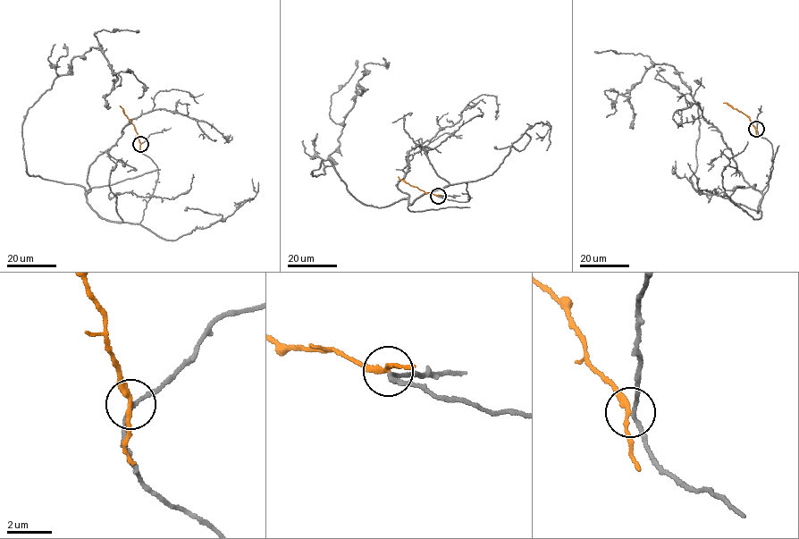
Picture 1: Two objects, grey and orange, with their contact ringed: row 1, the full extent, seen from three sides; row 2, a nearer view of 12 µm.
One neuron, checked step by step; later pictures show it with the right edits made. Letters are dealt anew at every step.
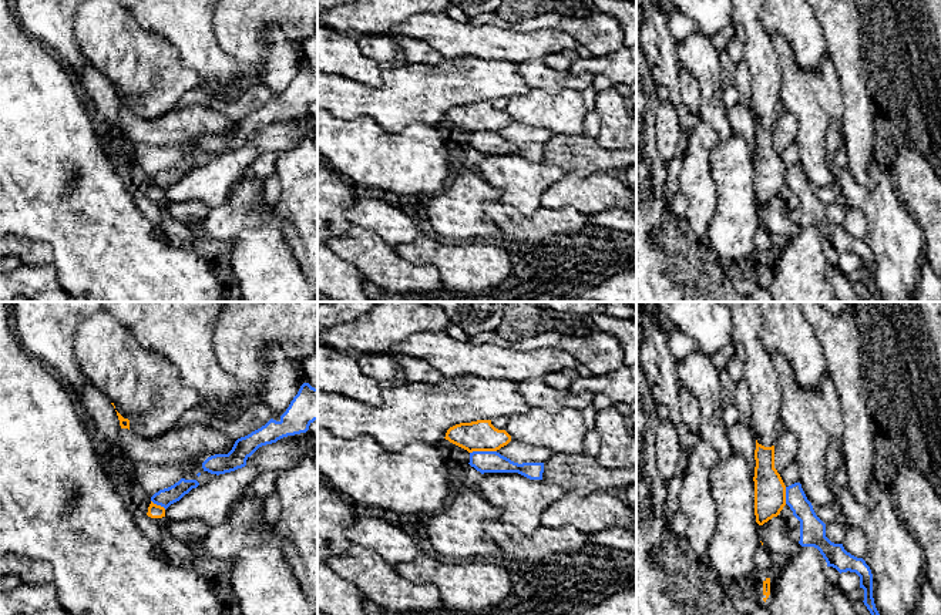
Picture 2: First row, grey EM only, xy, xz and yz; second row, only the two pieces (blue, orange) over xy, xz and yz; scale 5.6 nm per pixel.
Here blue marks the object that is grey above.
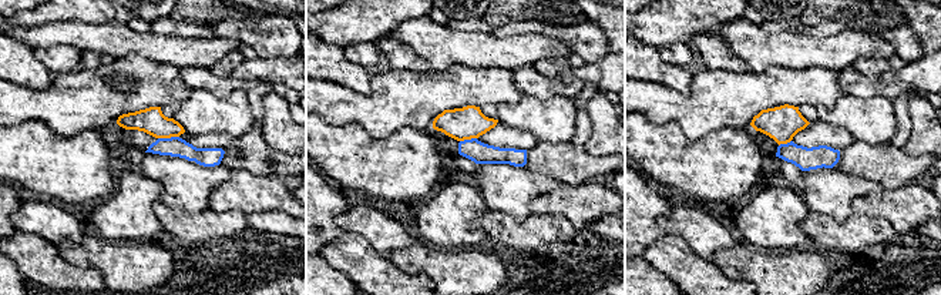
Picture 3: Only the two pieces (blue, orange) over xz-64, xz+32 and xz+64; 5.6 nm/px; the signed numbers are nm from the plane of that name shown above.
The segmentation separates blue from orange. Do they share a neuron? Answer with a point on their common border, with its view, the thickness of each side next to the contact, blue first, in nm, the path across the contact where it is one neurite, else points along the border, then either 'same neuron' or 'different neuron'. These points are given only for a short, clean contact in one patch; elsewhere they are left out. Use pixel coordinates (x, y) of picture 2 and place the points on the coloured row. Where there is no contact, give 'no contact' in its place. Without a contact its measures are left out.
meets blue in xz at (483, 451); 130 nm thick on the blue side, 180 nm on the other; border along xz (496, 450), (473, 450), (470, 453); different neuron

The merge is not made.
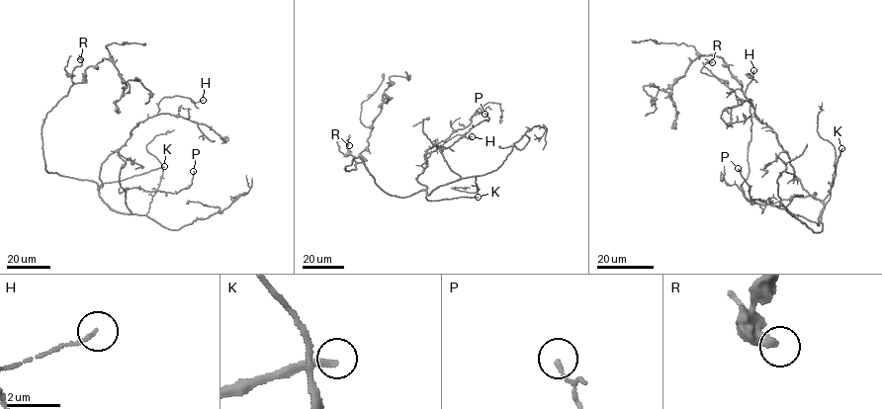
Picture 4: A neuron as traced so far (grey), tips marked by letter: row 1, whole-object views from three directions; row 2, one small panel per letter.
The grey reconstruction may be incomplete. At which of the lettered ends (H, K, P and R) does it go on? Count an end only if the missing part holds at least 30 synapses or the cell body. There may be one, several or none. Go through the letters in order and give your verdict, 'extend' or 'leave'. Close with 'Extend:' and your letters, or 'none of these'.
H: leave
K: extend
P: leave
R: leave
Extend: K

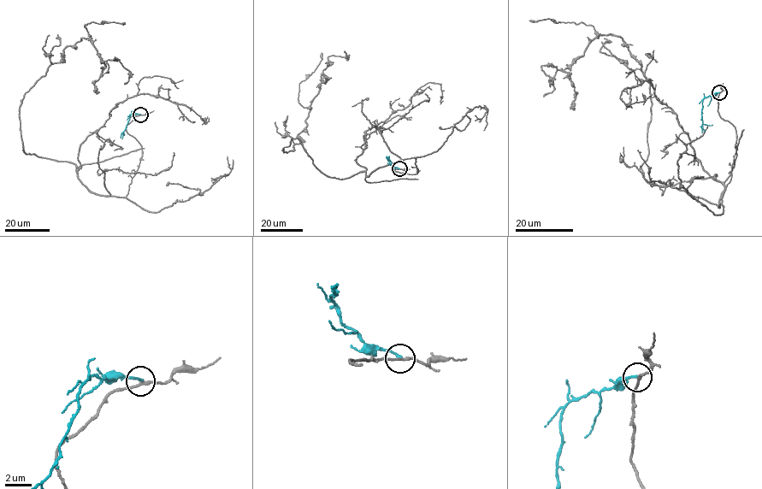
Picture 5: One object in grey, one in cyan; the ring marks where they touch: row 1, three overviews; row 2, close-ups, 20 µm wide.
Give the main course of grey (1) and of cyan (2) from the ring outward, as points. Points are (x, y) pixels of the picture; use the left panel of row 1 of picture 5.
1: (140, 114), (125, 197), (24, 151), (21, 100), (67, 46), (91, 39), (124, 84)
2: (140, 114), (132, 114), (124, 134)

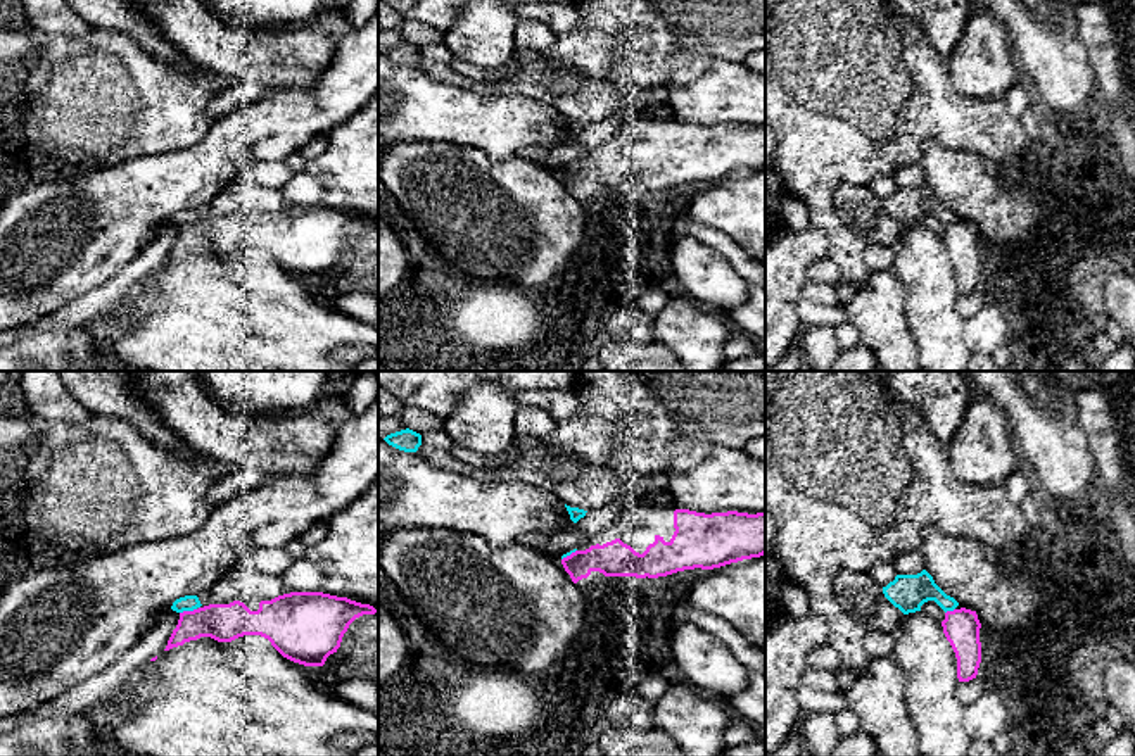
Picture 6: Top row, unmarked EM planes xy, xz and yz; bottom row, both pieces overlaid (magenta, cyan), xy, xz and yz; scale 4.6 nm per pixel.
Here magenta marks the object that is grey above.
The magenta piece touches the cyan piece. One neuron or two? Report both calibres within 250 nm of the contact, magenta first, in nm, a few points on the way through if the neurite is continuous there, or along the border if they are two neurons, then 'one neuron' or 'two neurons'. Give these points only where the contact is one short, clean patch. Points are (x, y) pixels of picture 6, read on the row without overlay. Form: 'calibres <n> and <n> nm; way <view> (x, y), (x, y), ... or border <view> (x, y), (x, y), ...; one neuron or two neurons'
calibres 180 and 80 nm; border xy (196, 221), (180, 226); two neurons

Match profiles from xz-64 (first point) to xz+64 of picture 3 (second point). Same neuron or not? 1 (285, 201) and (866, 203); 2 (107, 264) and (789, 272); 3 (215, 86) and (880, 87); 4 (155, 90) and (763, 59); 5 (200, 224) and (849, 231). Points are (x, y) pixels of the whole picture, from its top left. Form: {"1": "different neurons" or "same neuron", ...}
{"1": "same neuron", "2": "same neuron", "3": "same neuron", "4": "different neurons", "5": "same neuron"}

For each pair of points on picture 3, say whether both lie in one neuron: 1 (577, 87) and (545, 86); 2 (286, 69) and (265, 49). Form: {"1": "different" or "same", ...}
{"1": "same", "2": "different"}

